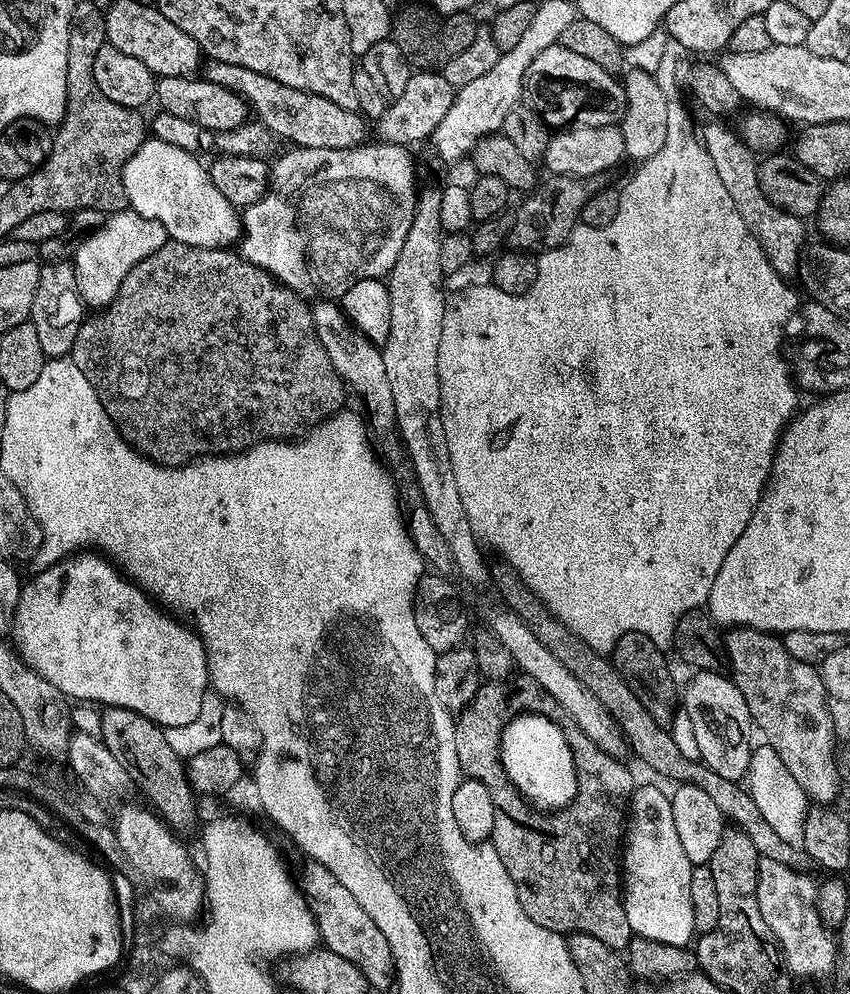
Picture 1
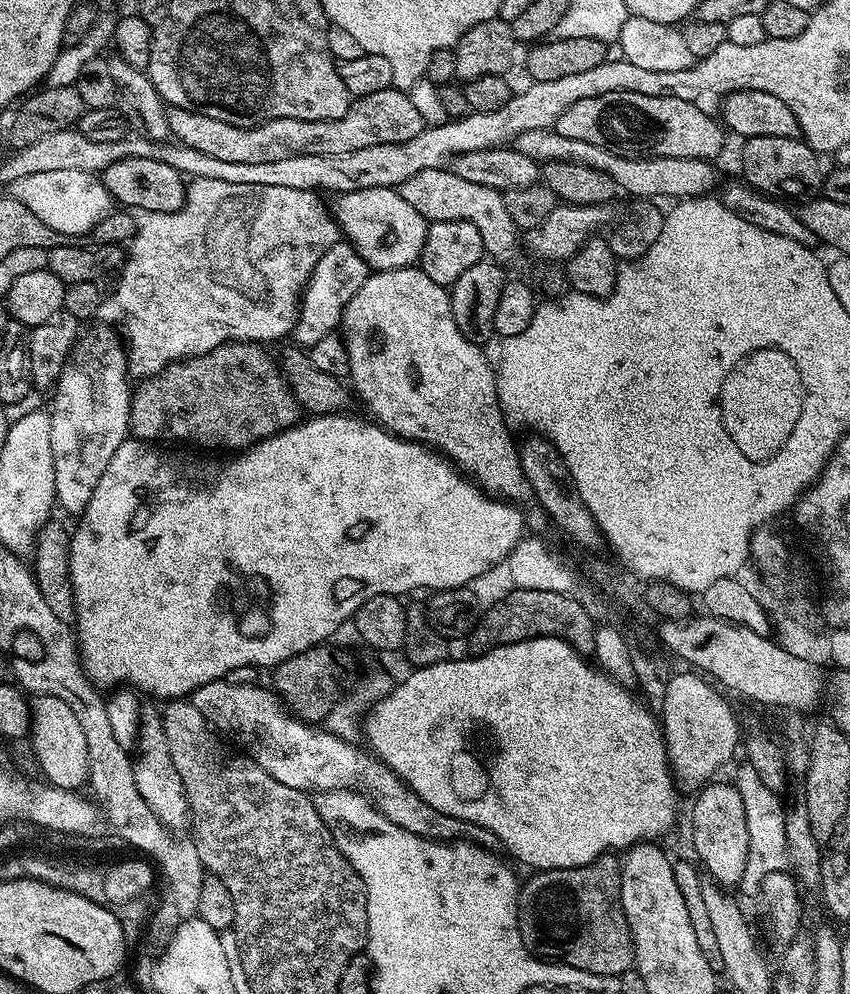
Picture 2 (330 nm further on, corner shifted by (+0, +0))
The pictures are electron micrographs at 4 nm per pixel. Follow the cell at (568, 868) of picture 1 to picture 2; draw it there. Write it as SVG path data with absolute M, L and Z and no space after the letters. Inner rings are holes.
M605 854L596 859L593 864L586 866L546 868L531 873L532 881L529 882L528 889L525 892L523 889L522 892L523 903L524 900L528 903L525 908L523 905L522 912L526 920L528 915L528 920L532 924L540 924L544 920L544 925L540 928L540 936L548 947L549 957L559 958L567 967L589 972L597 978L605 978L604 976L619 978L623 972L633 971L636 947L622 906L621 867L622 860L619 855Z

